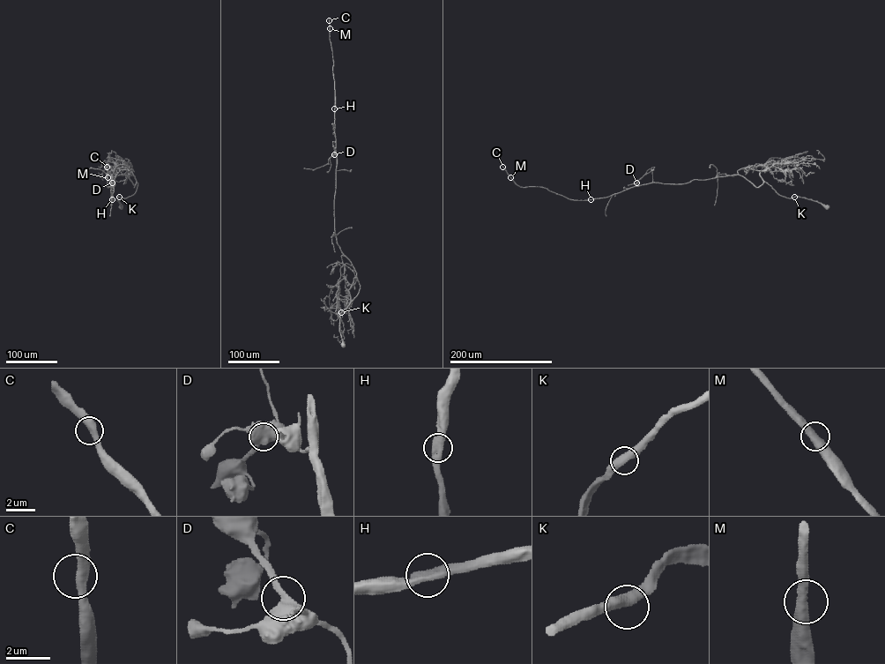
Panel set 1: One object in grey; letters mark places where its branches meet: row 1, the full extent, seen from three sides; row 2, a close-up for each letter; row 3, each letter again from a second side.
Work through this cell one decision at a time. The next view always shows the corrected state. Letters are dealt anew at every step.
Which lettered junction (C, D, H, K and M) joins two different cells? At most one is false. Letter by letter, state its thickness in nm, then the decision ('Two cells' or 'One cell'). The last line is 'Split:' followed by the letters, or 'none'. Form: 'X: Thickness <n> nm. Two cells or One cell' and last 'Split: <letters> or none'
C: Thickness 440 nm. One cell
D: Thickness 480 nm. One cell
H: Thickness 440 nm. One cell
K: Thickness 460 nm. One cell
M: Thickness 480 nm. One cell
Split: none

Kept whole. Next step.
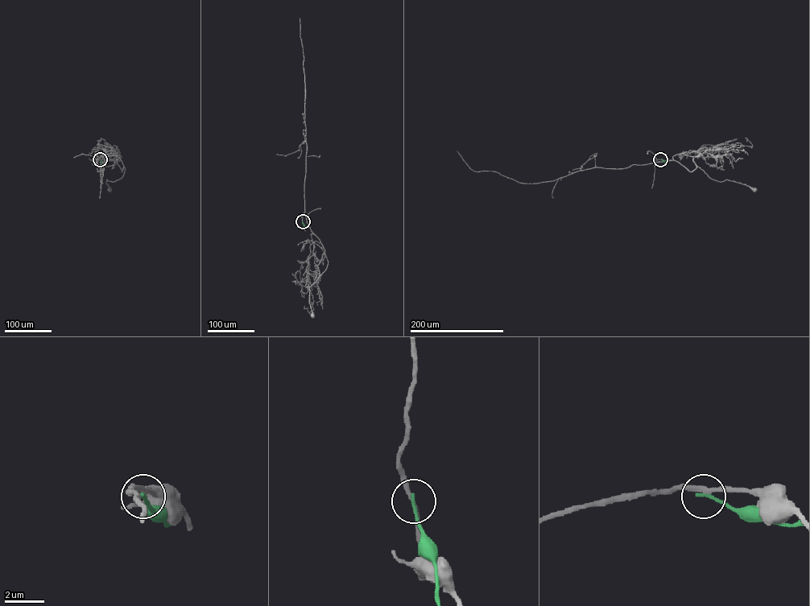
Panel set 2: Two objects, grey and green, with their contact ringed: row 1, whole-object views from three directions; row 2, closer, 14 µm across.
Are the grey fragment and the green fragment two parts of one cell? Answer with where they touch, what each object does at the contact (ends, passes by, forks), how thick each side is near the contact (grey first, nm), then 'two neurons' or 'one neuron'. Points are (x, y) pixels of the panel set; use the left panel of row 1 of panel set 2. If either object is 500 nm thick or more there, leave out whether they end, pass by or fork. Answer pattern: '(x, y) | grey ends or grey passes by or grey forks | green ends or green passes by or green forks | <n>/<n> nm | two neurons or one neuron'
(100, 159) | grey passes by | green ends | 200/170 nm | two neurons

